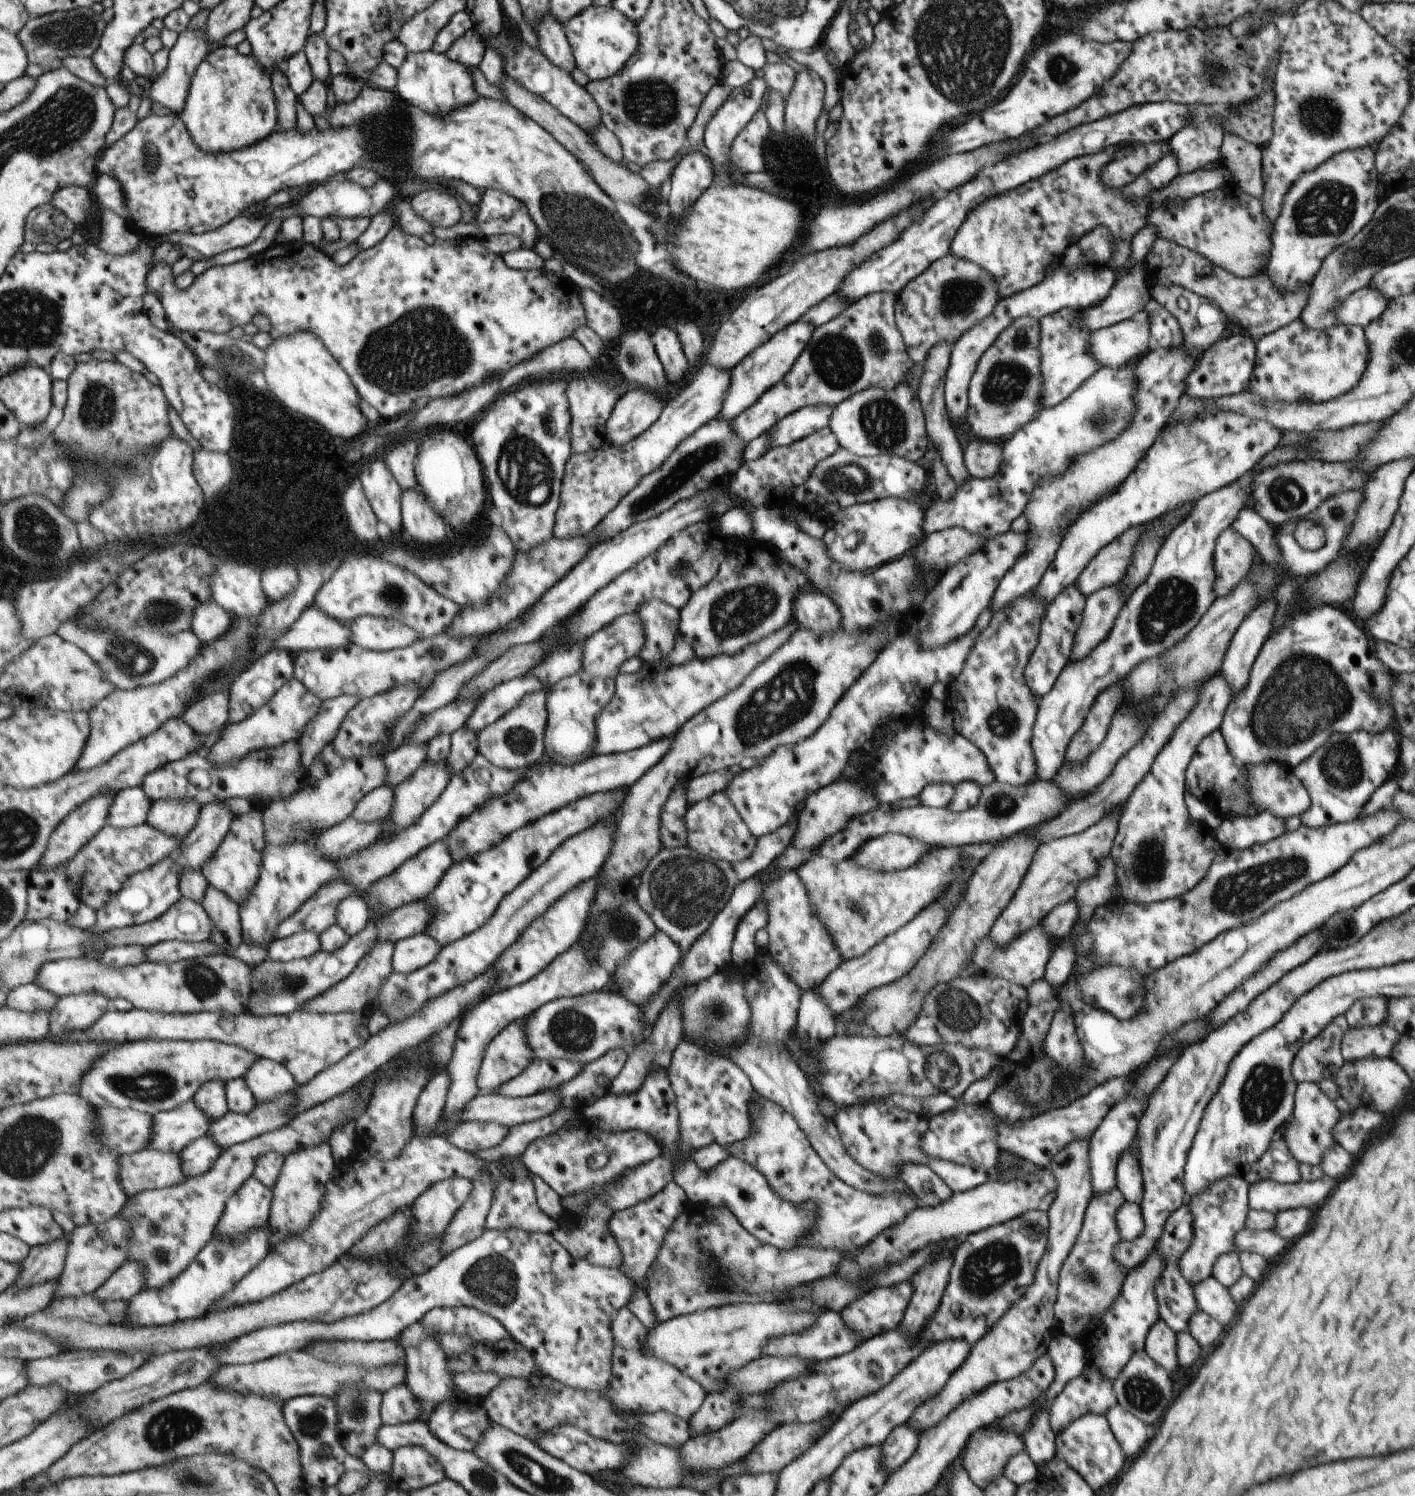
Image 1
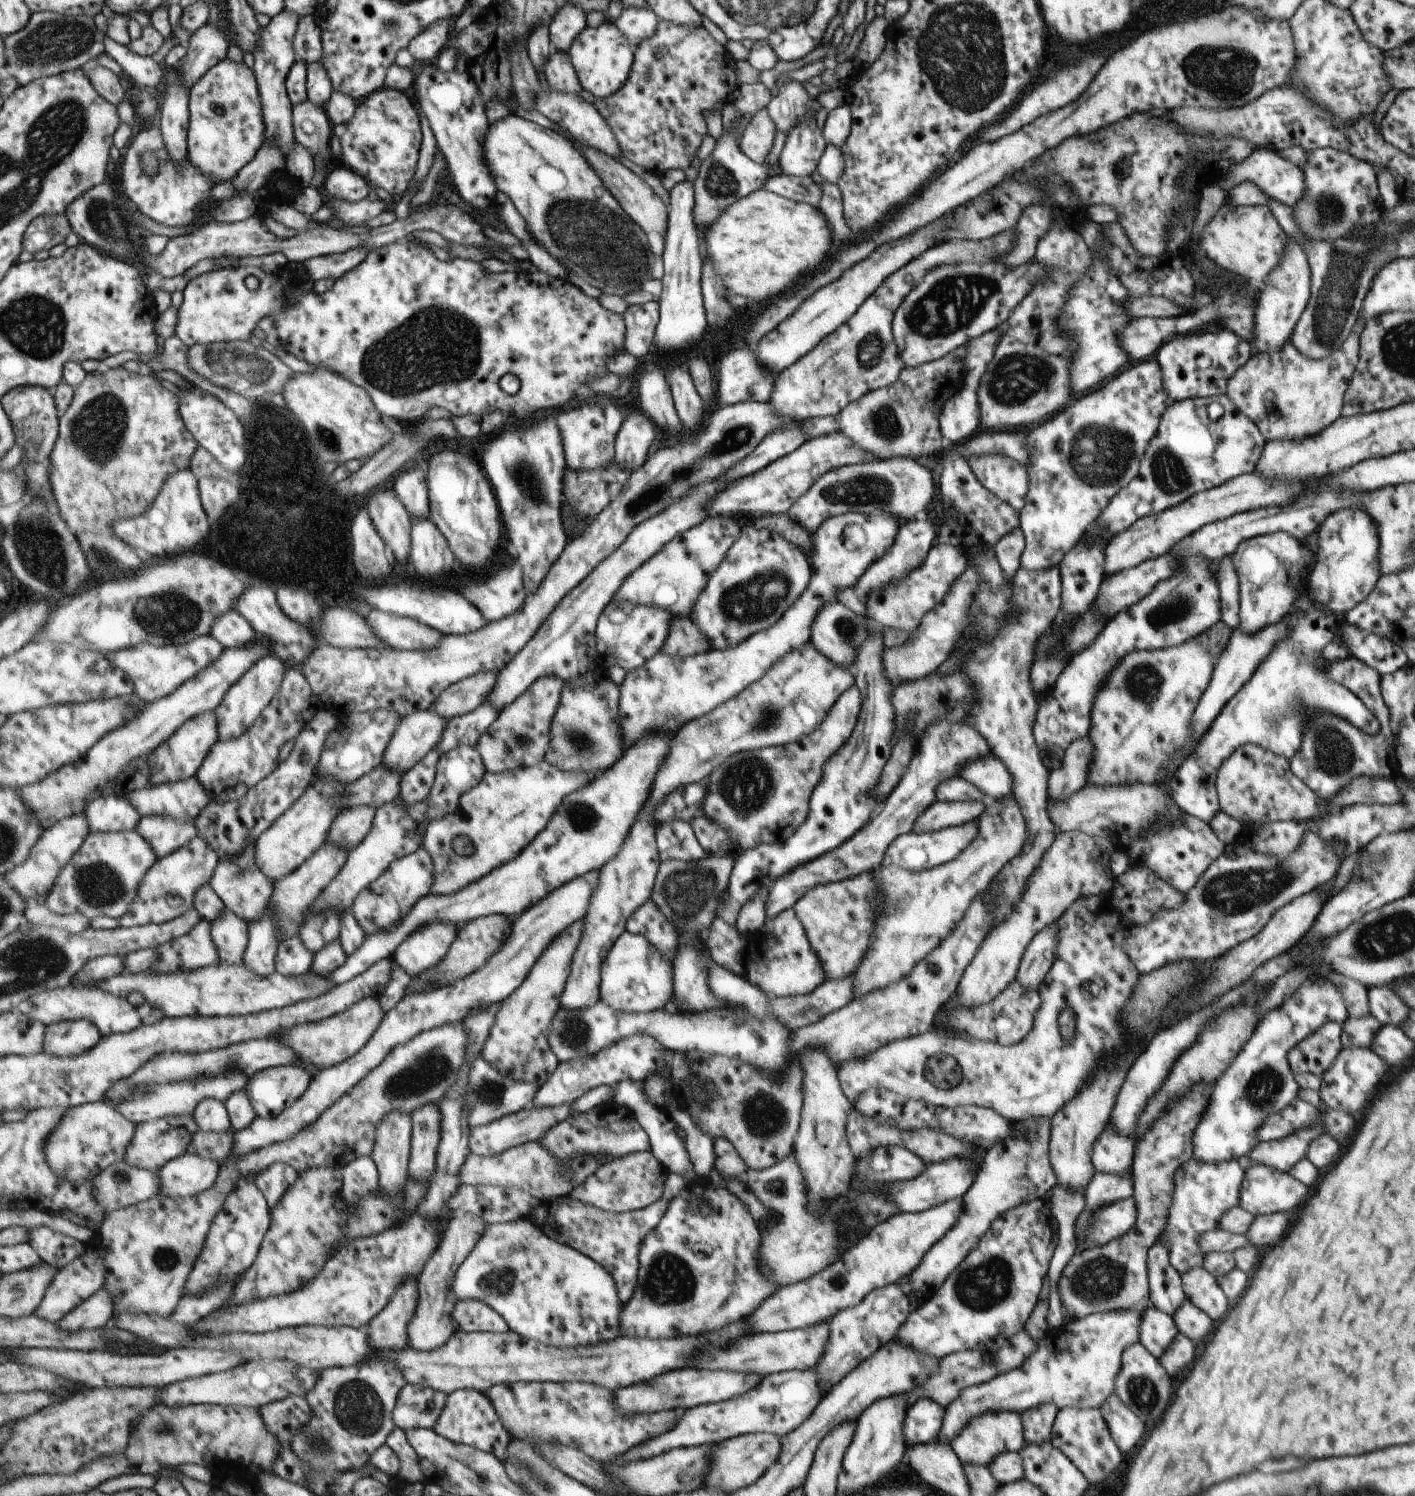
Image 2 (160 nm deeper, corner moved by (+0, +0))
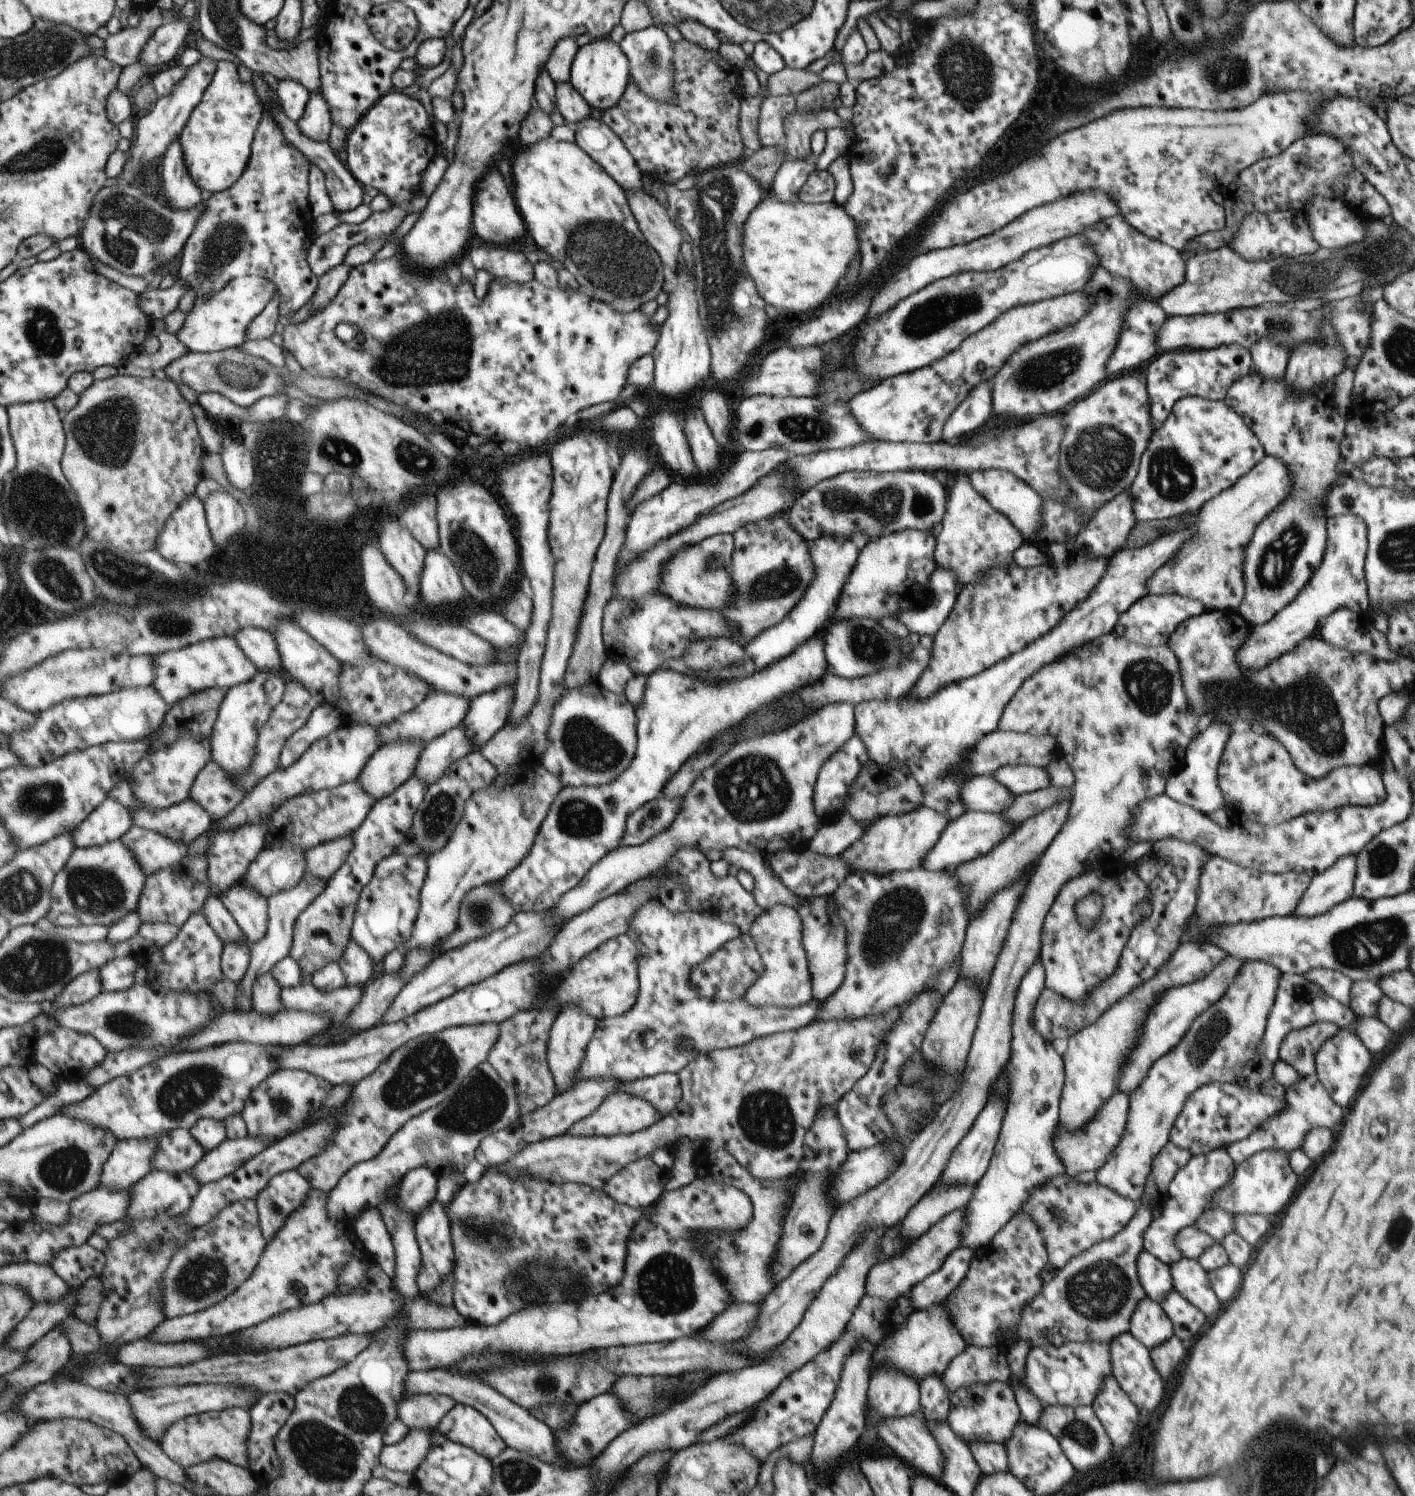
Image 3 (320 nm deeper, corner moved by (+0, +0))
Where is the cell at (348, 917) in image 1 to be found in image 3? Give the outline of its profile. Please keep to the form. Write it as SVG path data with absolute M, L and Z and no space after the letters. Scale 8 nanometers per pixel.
M353 940L338 963L345 973L349 986L367 987L379 970L369 953Z

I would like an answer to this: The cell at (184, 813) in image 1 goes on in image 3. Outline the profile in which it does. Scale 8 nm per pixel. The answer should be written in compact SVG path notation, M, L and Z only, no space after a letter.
M133 824L121 840L140 862L148 878L163 869L181 864L188 854L189 845L137 824Z

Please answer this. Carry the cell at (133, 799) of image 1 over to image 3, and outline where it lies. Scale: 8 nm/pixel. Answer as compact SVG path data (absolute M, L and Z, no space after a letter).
M107 798L74 831L77 849L104 845L122 838L133 826L127 807Z

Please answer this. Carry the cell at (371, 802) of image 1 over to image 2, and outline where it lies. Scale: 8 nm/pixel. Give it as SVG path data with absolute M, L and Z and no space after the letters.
M358 805L354 809L338 814L335 824L329 829L327 842L351 852L372 831L376 810L369 805Z

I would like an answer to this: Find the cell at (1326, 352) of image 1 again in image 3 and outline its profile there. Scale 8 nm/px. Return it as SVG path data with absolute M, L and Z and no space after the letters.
M1251 372L1232 382L1223 397L1222 401L1241 417L1243 424L1257 437L1264 454L1281 460L1291 474L1299 474L1291 476L1291 492L1254 528L1251 540L1245 547L1242 568L1244 595L1237 612L1247 624L1251 622L1251 628L1268 621L1277 610L1289 604L1321 564L1326 549L1327 518L1324 502L1332 484L1339 483L1345 476L1339 442L1344 436L1345 420L1339 418L1332 407L1332 392L1333 381L1330 381L1314 393L1297 395L1286 386L1283 377L1274 383Z

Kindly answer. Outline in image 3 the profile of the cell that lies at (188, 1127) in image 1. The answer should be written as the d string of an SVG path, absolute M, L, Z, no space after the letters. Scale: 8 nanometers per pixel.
M156 1139L118 1141L102 1172L100 1184L119 1190L131 1190L152 1171Z

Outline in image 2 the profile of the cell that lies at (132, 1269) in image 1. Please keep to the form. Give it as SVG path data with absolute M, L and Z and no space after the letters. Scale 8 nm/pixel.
M103 1288L61 1319L60 1326L66 1333L105 1328L105 1324L113 1324L113 1316L113 1295Z

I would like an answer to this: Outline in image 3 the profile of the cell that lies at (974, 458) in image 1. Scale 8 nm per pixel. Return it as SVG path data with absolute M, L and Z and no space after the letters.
M1003 469L985 470L985 472L971 472L969 474L971 486L978 495L981 495L993 510L1000 512L1022 534L1025 542L1033 544L1040 530L1042 515L1042 500L1040 496L1028 487L1022 480Z

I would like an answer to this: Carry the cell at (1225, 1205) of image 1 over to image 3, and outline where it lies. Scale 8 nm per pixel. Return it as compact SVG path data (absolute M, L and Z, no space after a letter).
M1224 1148L1191 1155L1187 1164L1170 1180L1159 1216L1153 1218L1143 1231L1142 1250L1152 1254L1167 1266L1183 1257L1174 1243L1175 1233L1183 1227L1191 1227L1201 1211L1212 1208L1210 1198L1230 1179L1234 1167L1234 1162Z

